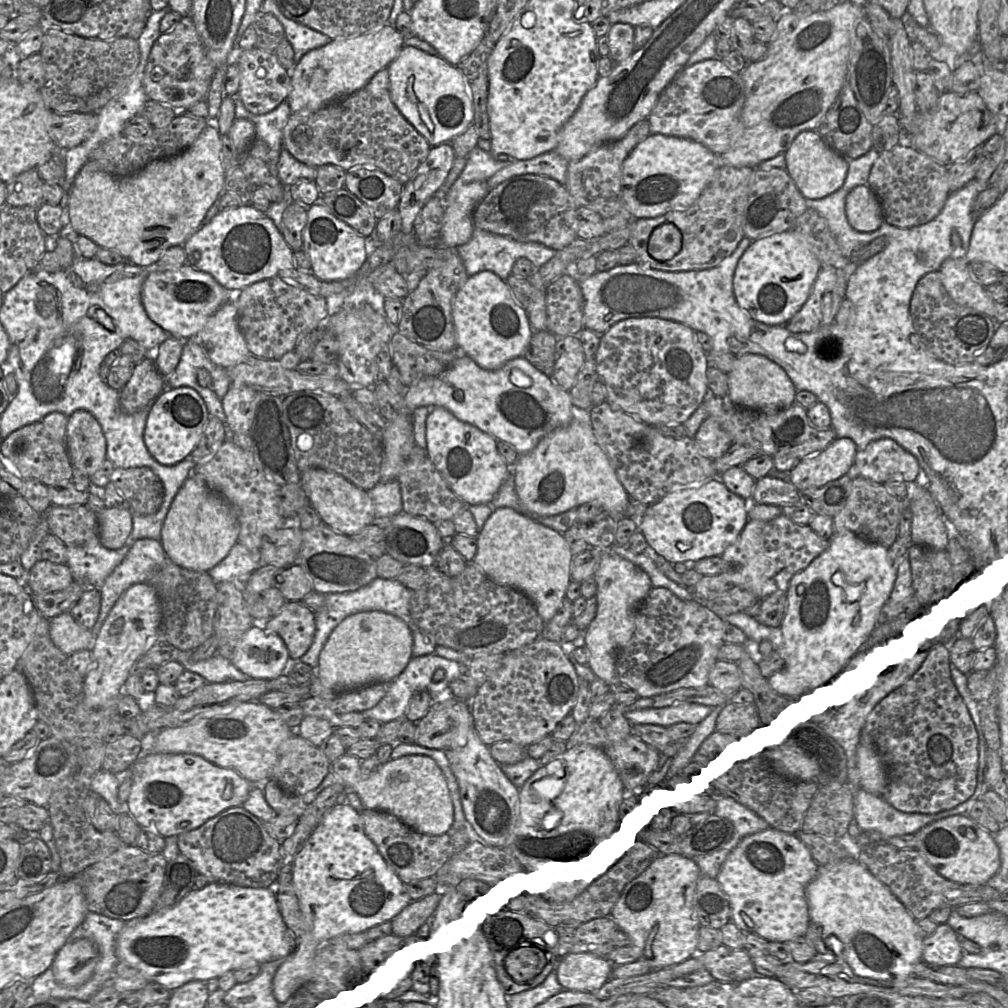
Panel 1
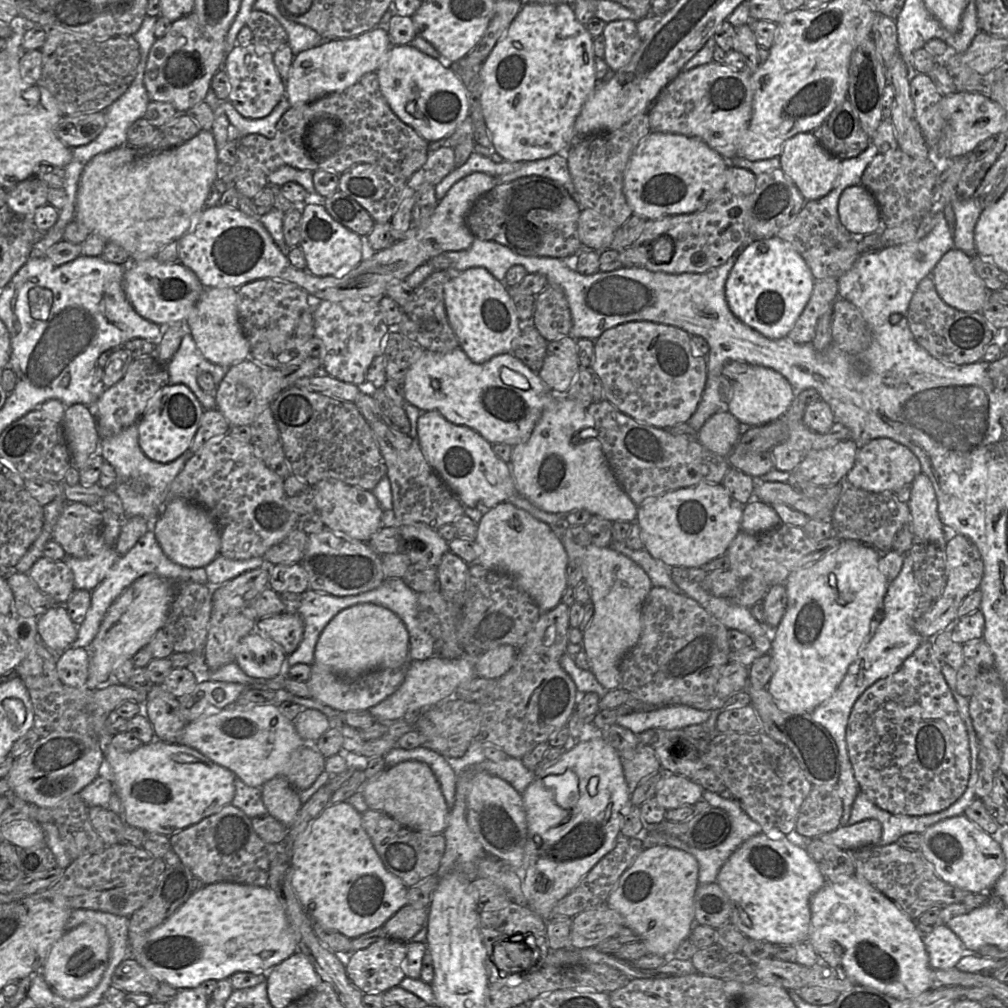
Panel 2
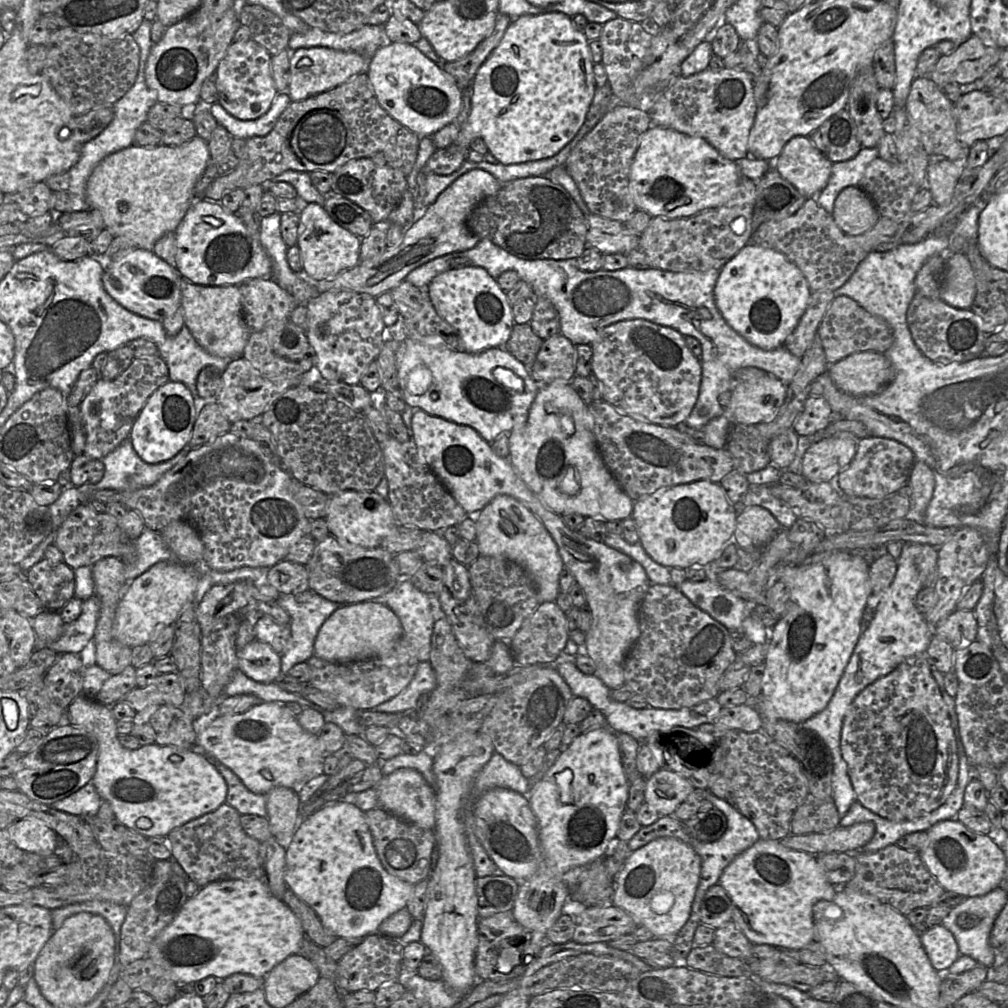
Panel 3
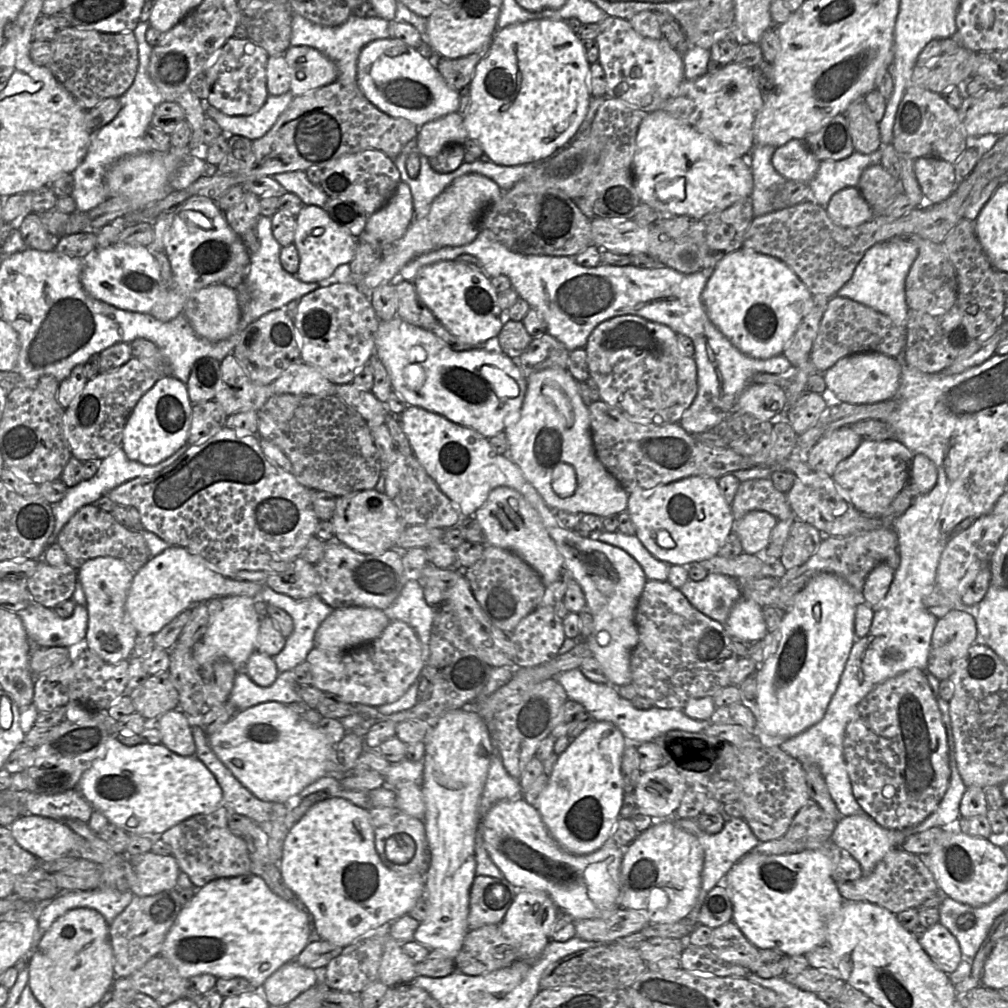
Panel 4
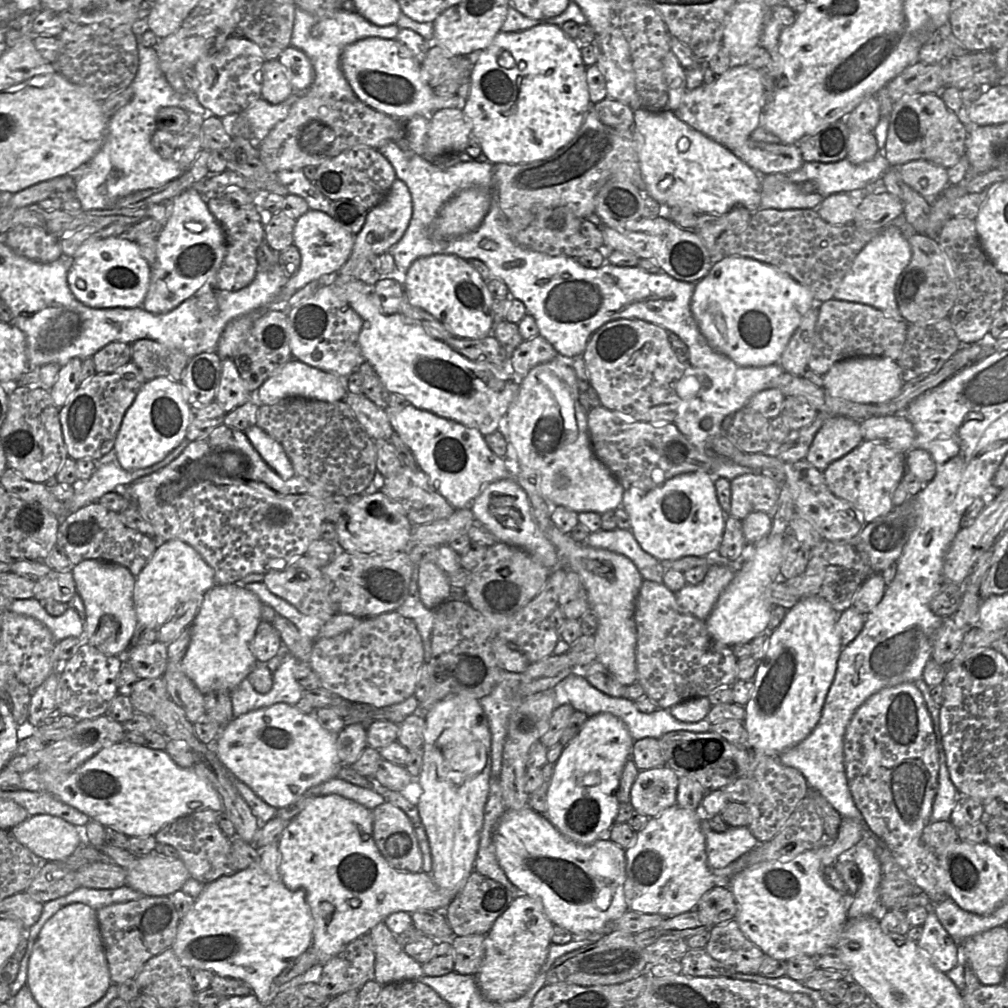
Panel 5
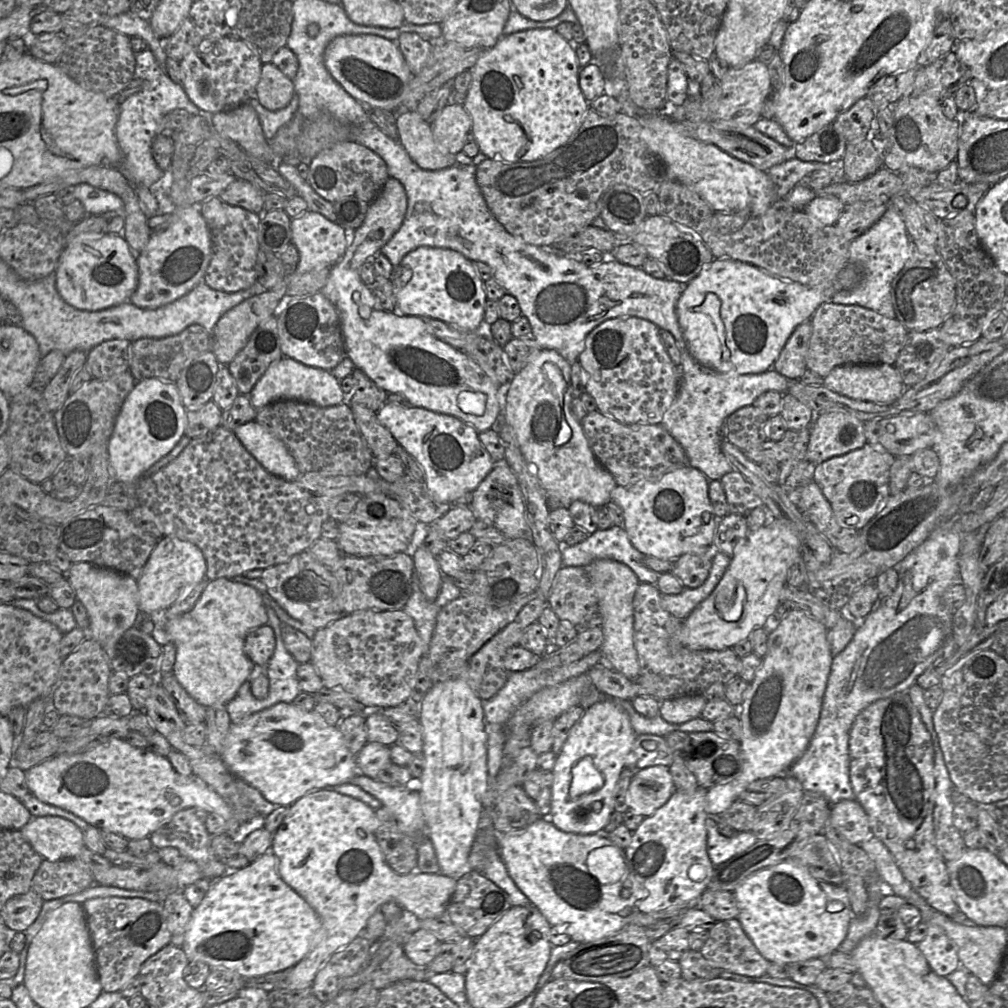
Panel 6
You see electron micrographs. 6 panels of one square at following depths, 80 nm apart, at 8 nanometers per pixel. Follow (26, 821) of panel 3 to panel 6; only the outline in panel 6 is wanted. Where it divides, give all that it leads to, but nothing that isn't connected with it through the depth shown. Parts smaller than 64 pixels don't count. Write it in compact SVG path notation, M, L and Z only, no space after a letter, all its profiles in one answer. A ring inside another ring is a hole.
M57 816L33 817L20 832L44 860L52 862L77 857L85 847L85 833Z

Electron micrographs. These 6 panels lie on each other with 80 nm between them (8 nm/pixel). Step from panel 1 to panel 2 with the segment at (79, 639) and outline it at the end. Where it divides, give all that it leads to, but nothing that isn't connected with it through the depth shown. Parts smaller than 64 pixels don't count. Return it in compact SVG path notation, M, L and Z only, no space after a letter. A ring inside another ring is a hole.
M58 605L37 618L38 639L52 652L62 653L72 647L78 636L78 625L71 619L65 605Z

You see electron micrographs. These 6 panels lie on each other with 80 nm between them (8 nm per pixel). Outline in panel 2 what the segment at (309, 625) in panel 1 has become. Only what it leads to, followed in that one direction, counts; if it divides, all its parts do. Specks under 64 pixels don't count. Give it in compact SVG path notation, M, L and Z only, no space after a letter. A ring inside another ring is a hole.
M285 611L257 619L255 630L281 645L285 654L290 655L303 638L304 623L297 612Z

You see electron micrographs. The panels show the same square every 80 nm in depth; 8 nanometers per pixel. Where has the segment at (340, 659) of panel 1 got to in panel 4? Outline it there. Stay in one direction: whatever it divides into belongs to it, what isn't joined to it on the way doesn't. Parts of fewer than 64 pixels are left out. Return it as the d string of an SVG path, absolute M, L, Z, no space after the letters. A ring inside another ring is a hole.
M349 606L334 609L321 623L314 646L328 651L347 651L378 638L390 623L384 610Z

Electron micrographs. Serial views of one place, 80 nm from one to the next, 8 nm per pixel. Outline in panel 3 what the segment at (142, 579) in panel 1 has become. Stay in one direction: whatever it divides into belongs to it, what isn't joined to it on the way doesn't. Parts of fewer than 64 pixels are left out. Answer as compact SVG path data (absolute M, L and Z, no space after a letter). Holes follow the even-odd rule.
M146 528L134 543L138 552L138 559L135 564L126 566L125 576L127 582L133 581L158 562L179 562L175 559L161 533L158 531ZM93 595L85 600L78 619L65 623L62 635L54 642L45 643L58 654L80 653L93 640L100 613L99 599Z

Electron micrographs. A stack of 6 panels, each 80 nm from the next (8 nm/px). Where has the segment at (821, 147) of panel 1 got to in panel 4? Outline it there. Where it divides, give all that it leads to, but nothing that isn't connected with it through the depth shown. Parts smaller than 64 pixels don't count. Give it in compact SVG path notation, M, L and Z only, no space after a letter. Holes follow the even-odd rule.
M792 139L775 148L771 162L775 170L787 180L803 183L809 183L815 177L820 164L800 139Z

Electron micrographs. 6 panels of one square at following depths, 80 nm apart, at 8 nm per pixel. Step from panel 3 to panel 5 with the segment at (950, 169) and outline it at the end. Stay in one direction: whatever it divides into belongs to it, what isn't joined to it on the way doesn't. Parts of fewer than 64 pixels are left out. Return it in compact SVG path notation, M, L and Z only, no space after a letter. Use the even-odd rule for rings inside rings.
M925 160L902 165L899 174L902 181L918 192L929 205L949 186L947 169Z

